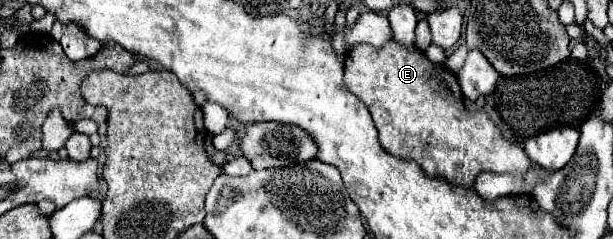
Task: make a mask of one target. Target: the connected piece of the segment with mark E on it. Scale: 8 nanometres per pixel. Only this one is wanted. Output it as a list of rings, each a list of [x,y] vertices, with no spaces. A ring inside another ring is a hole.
[[[395,40],[385,42],[381,48],[371,44],[357,44],[345,56],[345,88],[363,100],[367,110],[373,116],[375,128],[379,130],[381,146],[399,158],[415,160],[421,170],[429,176],[441,176],[451,184],[469,188],[479,172],[495,172],[495,174],[525,174],[531,168],[529,156],[523,152],[519,144],[505,140],[493,120],[485,110],[467,112],[463,104],[463,94],[457,84],[453,72],[449,72],[441,64],[433,64],[427,56],[415,48],[401,46]]]

